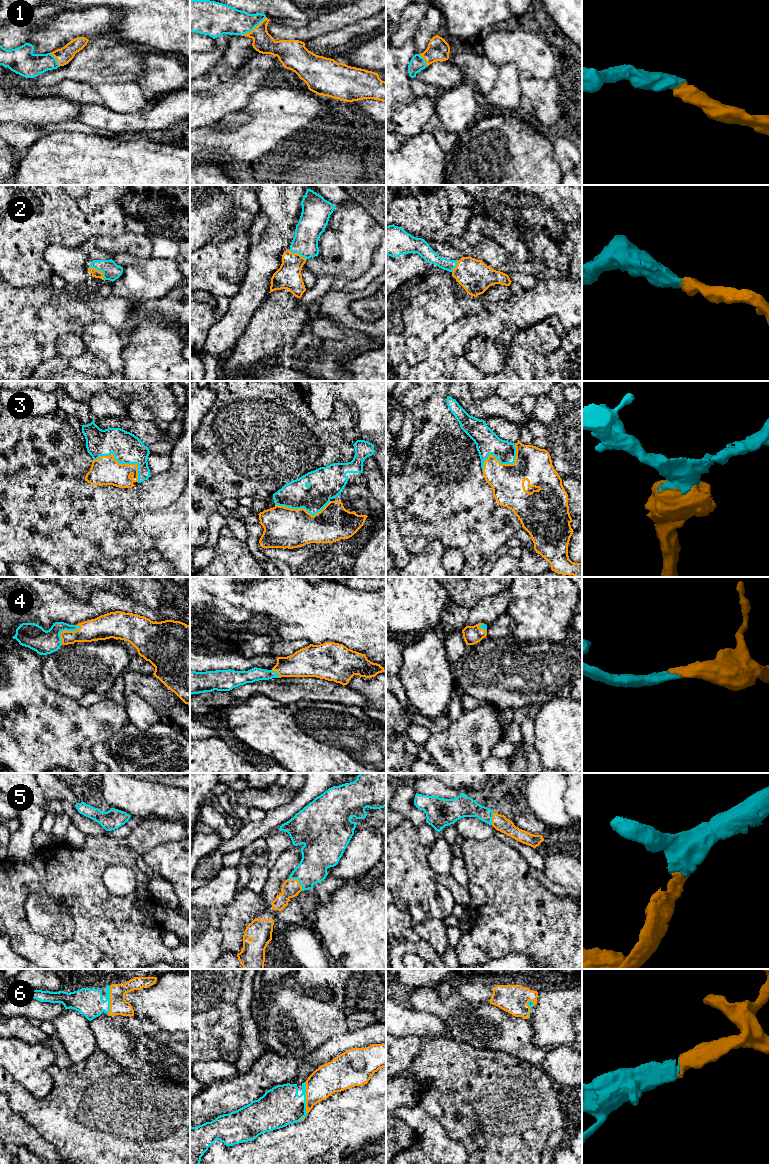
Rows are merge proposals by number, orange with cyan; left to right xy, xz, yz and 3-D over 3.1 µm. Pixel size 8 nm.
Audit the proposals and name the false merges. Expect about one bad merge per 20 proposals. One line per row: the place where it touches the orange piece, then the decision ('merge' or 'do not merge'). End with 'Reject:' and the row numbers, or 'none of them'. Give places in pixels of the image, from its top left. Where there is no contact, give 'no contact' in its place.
1: xz (255, 27) | merge
2: xy (100, 271) | merge
3: xy (122, 464) | merge
4: xy (65, 630) | merge
5: xz (298, 881) | merge
6: xz (306, 1098) | merge
Reject: none of them

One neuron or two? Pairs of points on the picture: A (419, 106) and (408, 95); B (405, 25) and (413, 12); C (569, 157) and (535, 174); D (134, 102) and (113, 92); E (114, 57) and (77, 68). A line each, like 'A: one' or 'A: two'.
A: two
B: one
C: two
D: one
E: one

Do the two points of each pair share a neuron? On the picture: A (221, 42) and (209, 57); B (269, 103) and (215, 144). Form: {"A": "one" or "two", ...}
{"A": "one", "B": "one"}

